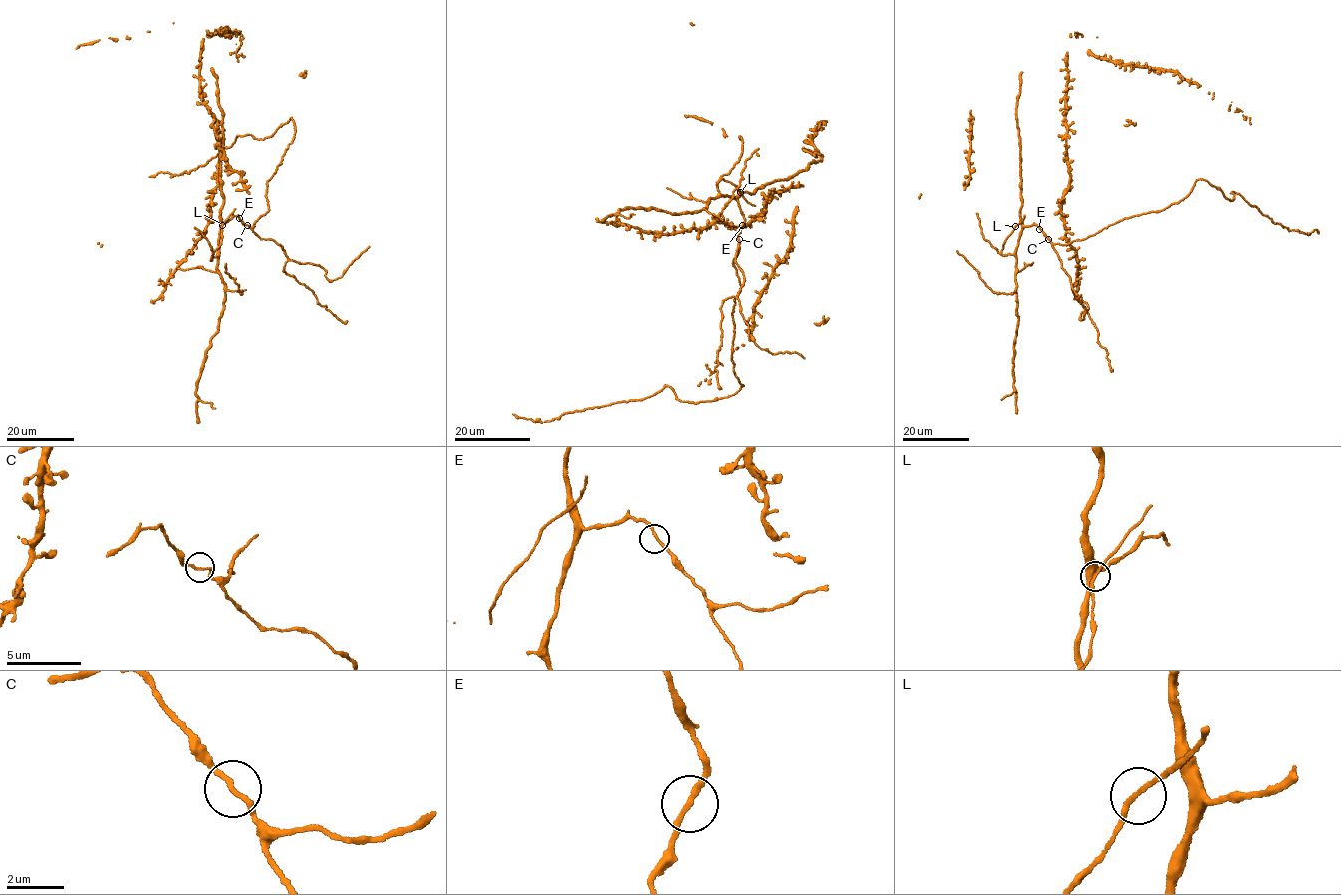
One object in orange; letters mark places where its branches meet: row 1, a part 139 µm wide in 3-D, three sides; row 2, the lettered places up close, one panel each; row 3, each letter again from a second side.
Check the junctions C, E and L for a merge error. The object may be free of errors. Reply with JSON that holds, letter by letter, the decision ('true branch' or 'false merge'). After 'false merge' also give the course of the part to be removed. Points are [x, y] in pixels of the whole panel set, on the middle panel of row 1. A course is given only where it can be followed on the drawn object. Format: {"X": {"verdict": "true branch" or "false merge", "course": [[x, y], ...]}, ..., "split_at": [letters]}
{"C": {"verdict": "true branch"}, "E": {"verdict": "true branch"}, "L": {"verdict": "true branch"}, "split_at": []}

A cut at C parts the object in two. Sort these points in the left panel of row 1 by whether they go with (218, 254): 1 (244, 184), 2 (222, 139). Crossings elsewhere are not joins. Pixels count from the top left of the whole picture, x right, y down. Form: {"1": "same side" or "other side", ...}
{"1": "same side", "2": "same side"}

